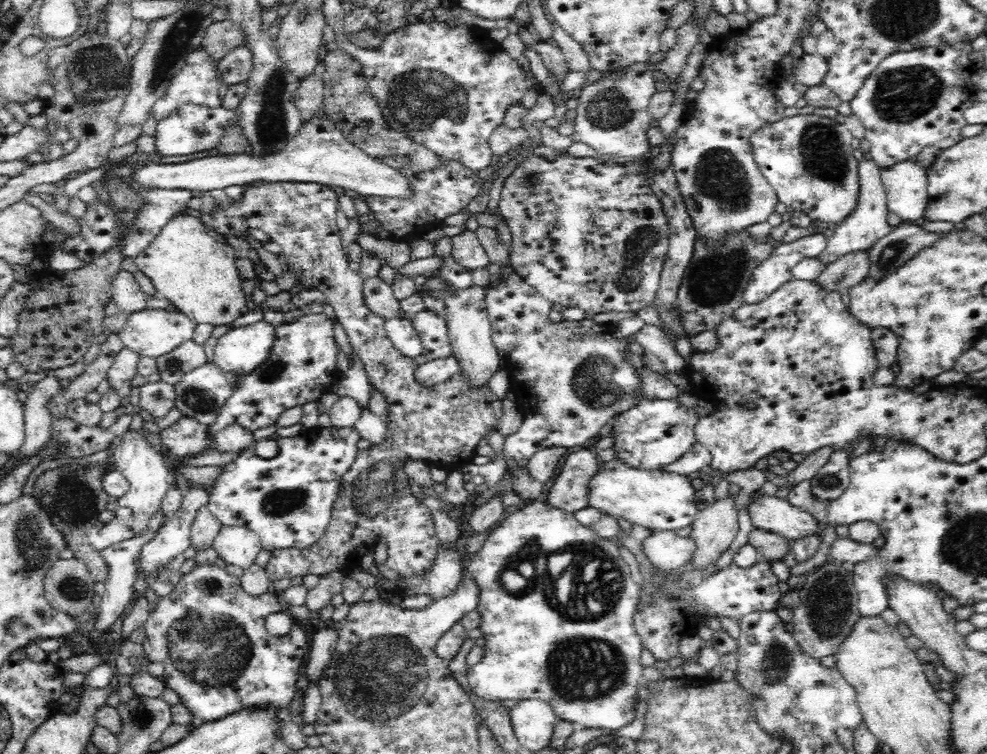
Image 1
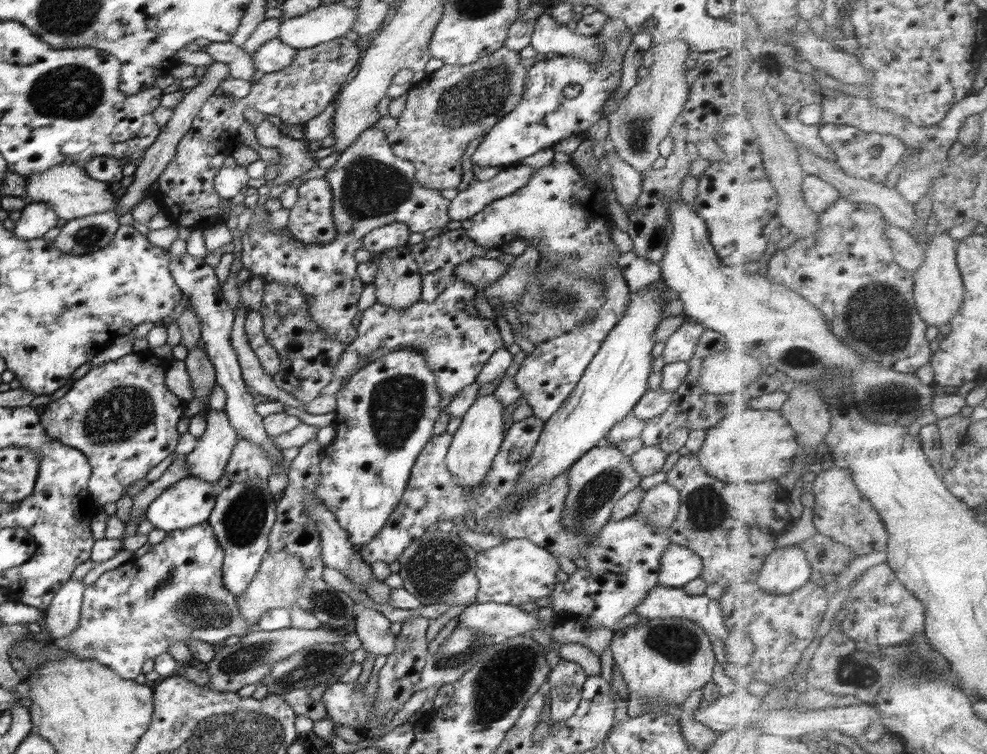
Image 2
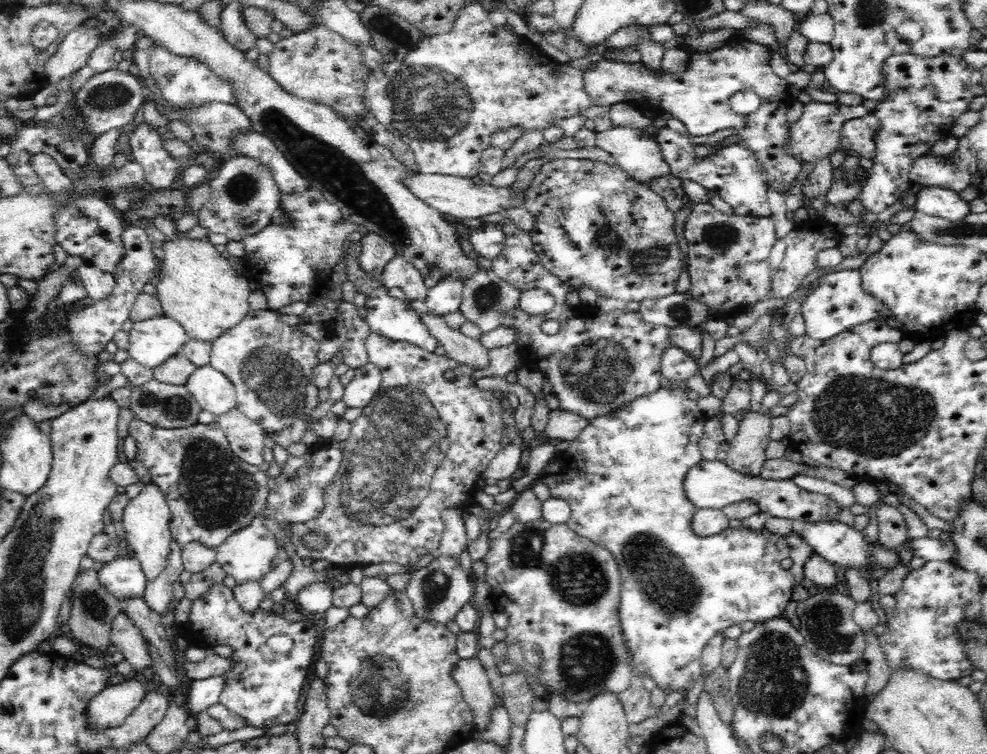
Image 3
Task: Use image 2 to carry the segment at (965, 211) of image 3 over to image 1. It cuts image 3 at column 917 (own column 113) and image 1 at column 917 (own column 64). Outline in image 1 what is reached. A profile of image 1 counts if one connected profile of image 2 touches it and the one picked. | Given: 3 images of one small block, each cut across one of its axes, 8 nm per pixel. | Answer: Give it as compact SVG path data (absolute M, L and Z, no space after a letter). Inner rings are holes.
M904 161L882 168L880 172L889 210L903 221L924 217L929 204L927 169Z

